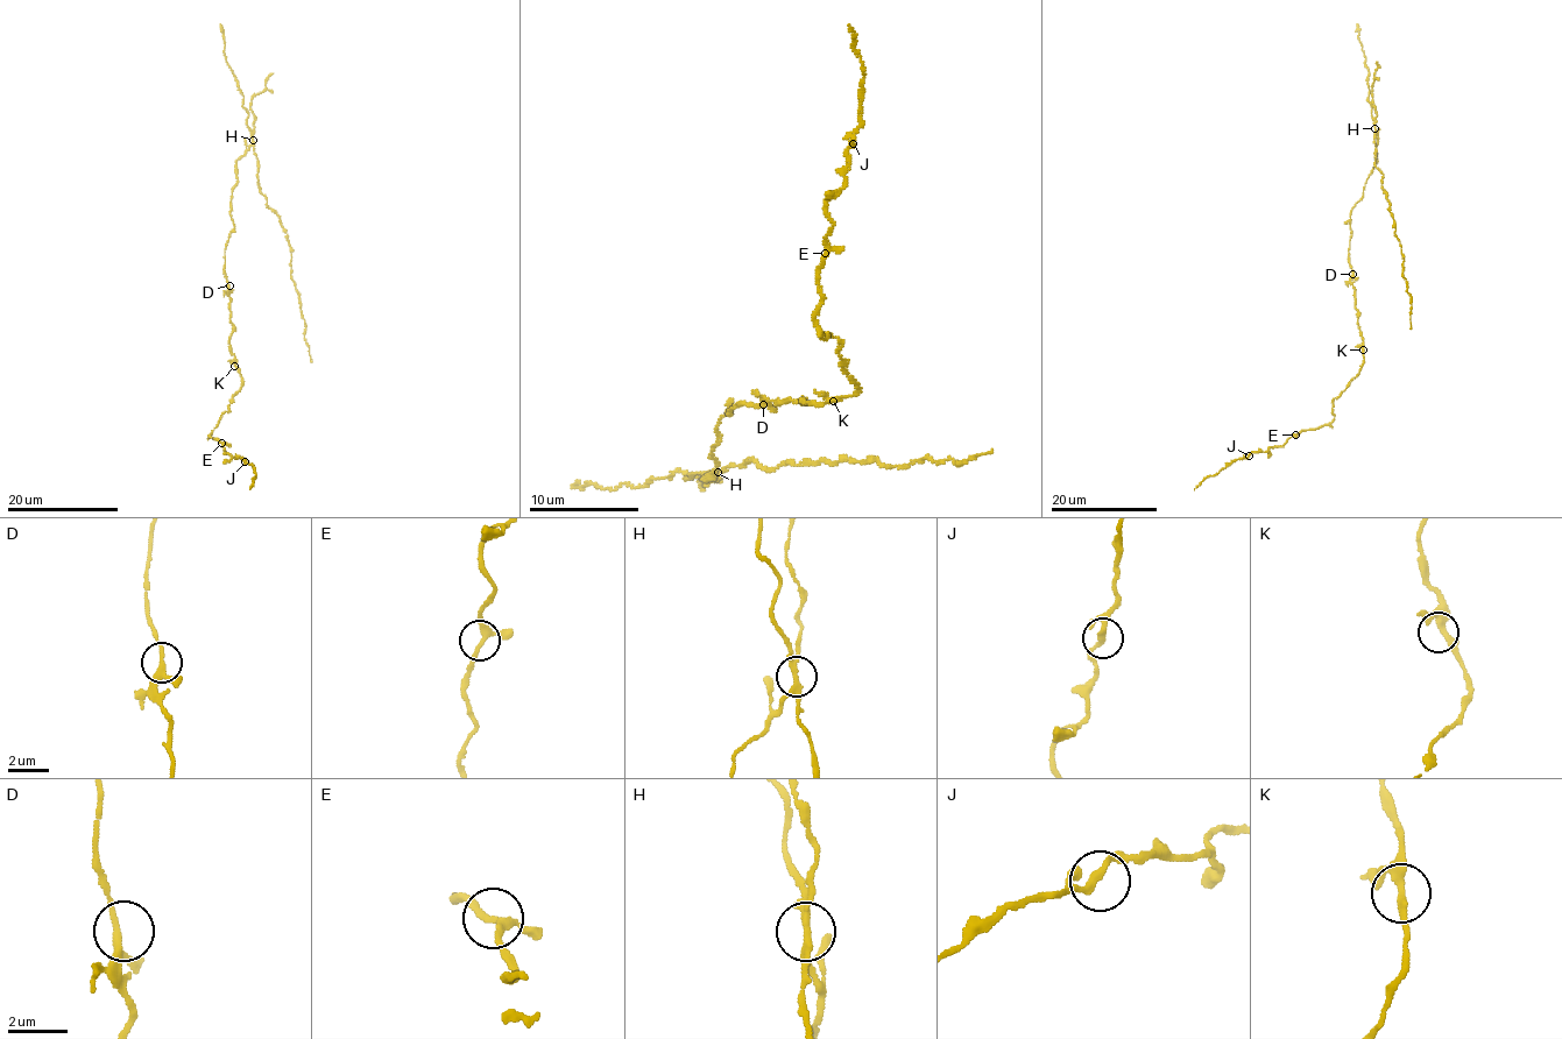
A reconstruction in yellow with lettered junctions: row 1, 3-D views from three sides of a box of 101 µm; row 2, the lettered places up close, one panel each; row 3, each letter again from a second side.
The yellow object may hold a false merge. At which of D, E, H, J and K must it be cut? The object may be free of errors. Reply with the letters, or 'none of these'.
H

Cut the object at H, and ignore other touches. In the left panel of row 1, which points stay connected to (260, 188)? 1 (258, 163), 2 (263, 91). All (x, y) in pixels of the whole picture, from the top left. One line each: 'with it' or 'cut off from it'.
1: with it
2: cut off from it

